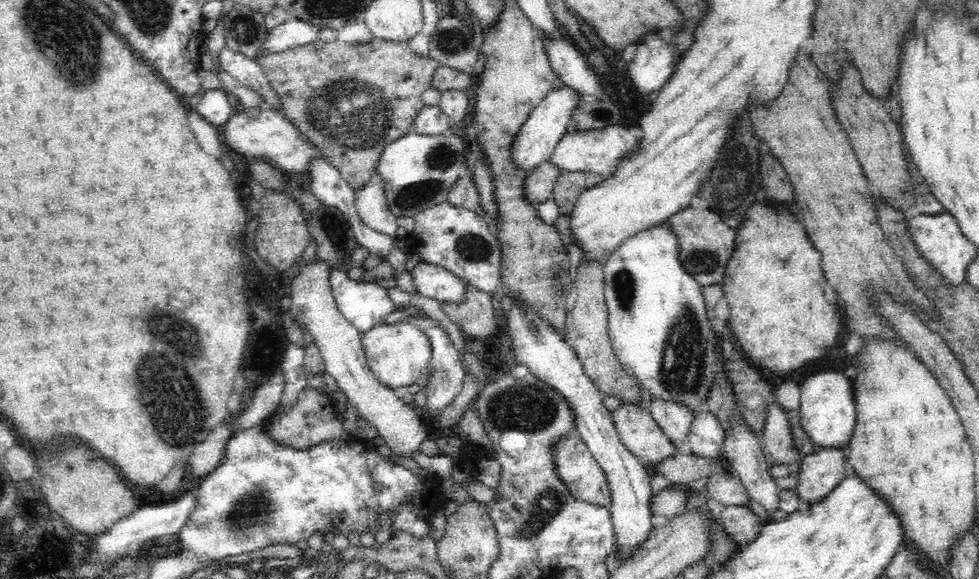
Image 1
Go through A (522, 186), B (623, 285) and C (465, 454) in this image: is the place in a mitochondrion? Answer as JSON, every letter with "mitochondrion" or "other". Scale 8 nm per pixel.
{"A":"other","B":"mitochondrion","C":"other"}

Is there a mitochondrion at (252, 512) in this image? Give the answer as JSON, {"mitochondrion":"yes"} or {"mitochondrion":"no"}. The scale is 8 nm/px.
{"mitochondrion":"yes"}

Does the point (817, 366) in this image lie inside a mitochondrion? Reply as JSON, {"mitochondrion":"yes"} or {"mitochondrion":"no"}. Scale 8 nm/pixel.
{"mitochondrion":"no"}

